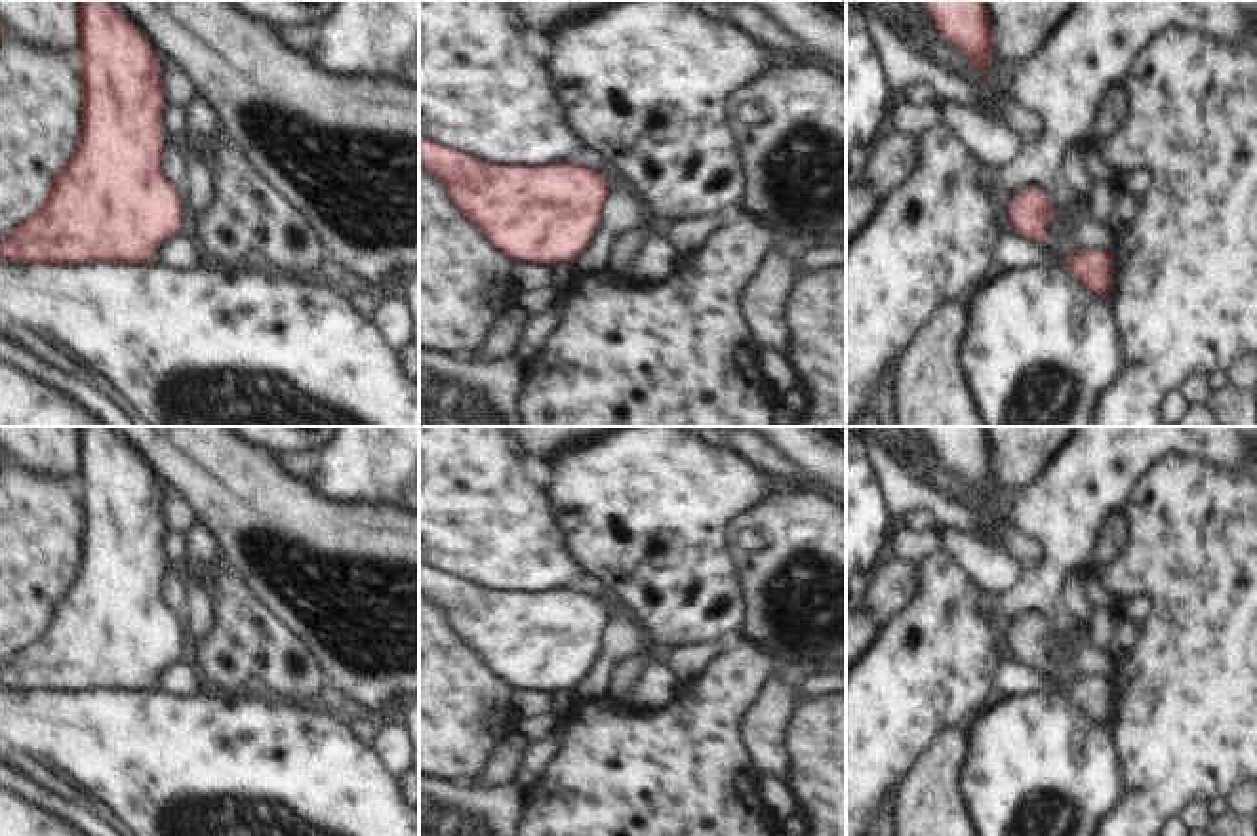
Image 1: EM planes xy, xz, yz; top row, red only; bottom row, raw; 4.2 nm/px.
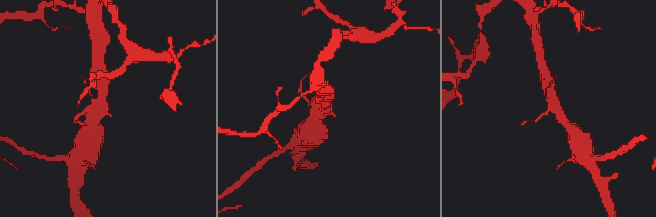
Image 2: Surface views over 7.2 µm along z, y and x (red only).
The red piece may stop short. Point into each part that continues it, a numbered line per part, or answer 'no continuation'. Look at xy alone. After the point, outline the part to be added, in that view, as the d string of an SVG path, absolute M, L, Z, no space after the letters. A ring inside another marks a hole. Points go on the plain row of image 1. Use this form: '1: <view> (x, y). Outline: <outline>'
no continuation

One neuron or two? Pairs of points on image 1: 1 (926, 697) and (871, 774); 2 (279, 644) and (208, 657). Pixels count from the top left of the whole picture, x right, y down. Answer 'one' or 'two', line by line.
1: one
2: one

